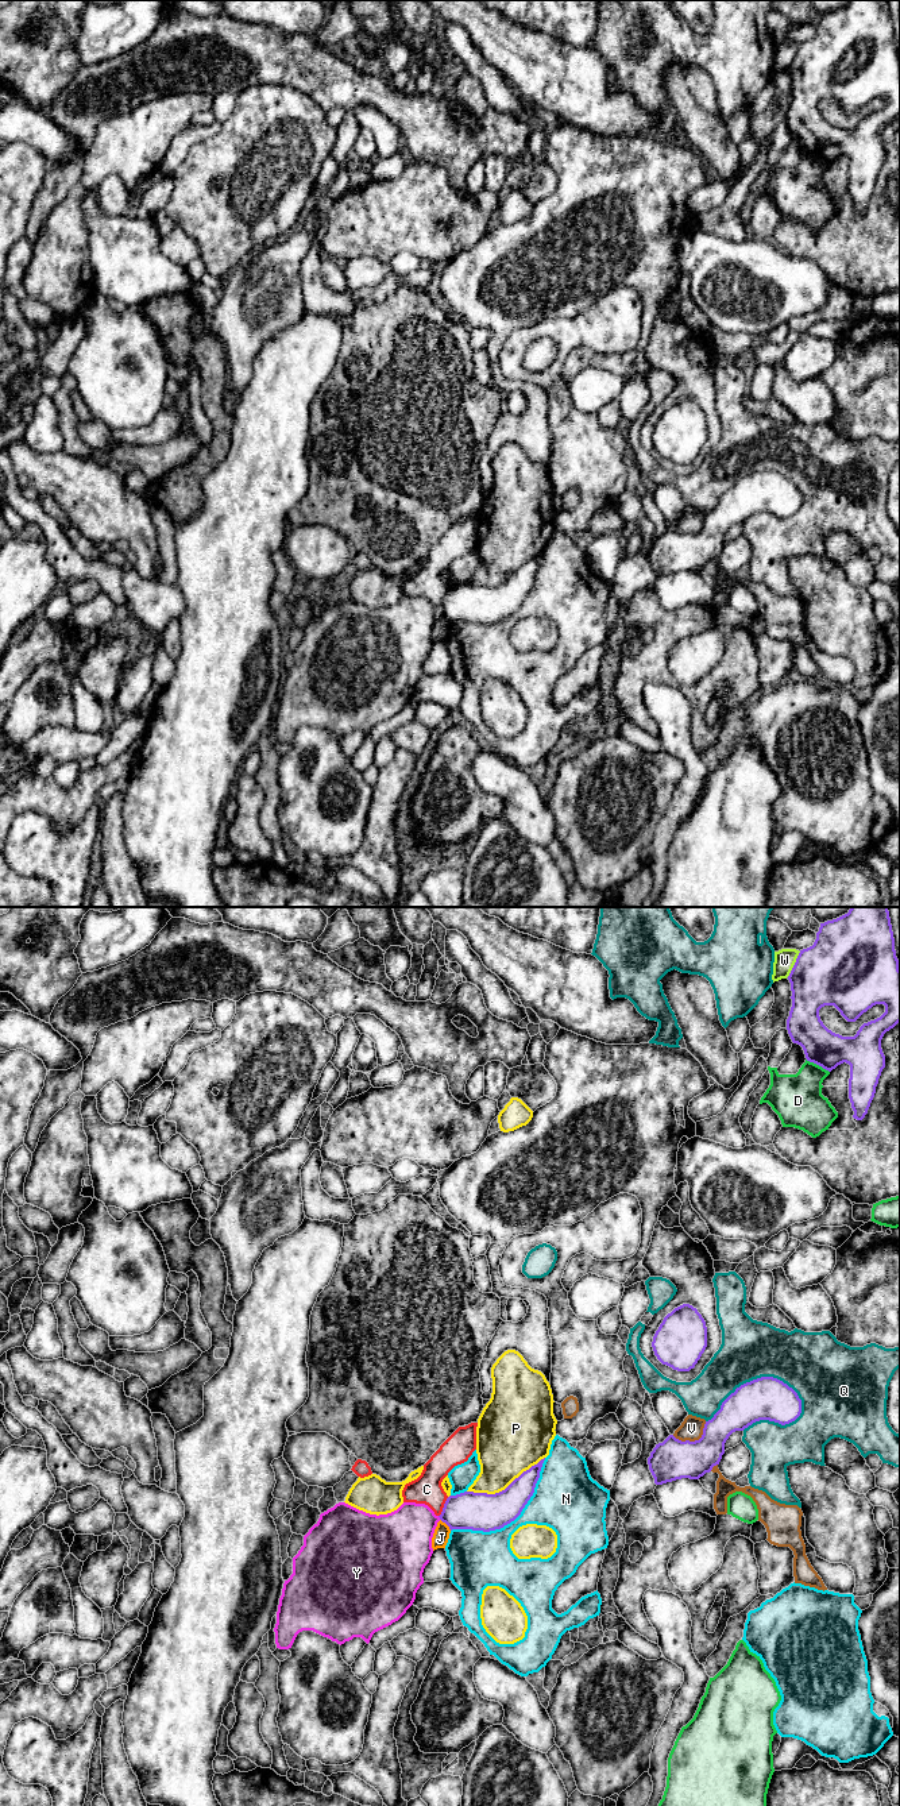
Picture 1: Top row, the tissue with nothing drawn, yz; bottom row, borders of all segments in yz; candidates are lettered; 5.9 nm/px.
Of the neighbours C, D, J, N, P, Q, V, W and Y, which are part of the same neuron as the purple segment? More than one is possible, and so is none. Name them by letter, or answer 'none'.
none

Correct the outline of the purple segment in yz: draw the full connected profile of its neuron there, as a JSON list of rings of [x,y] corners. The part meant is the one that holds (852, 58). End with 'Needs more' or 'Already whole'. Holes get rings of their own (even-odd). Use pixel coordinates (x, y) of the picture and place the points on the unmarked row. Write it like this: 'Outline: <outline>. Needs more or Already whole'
Outline: [[[851,0],[847,7],[820,16],[814,38],[800,43],[788,69],[792,84],[788,127],[803,140],[807,154],[823,162],[831,165],[843,155],[850,158],[849,192],[857,213],[868,207],[885,161],[881,132],[900,115],[899,58],[888,0]],[[876,97],[884,97],[885,105],[864,116],[854,130],[833,126],[819,109],[822,100],[834,99],[847,115],[855,115]]]. Already whole

